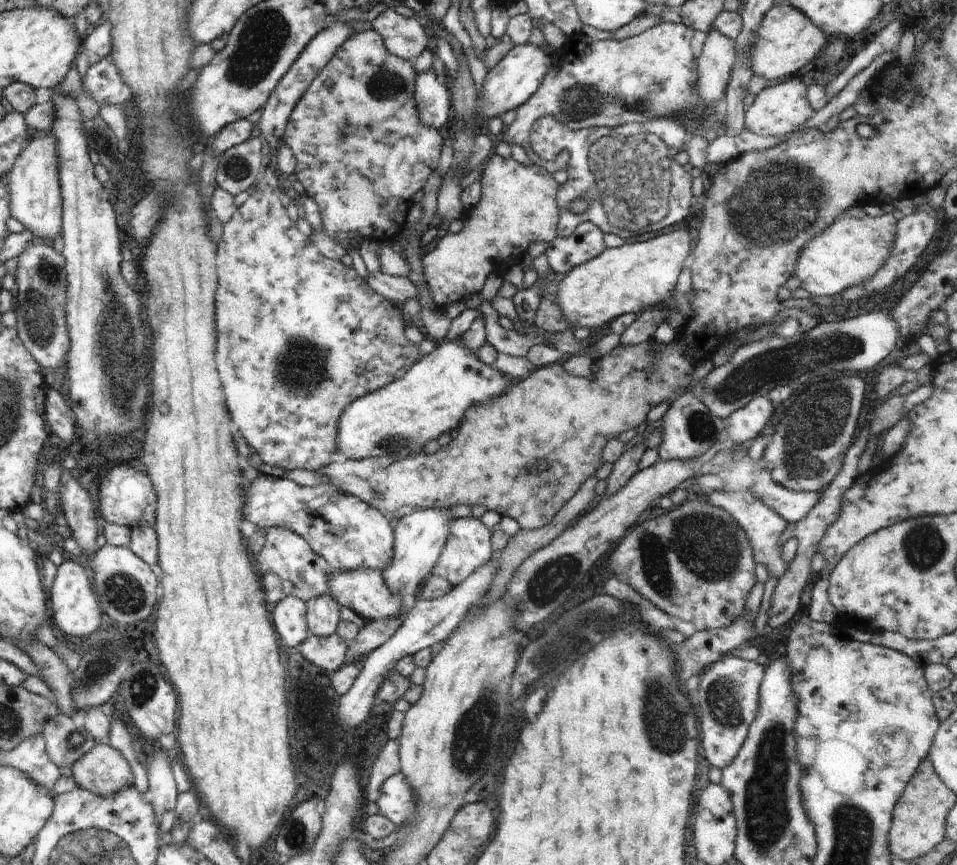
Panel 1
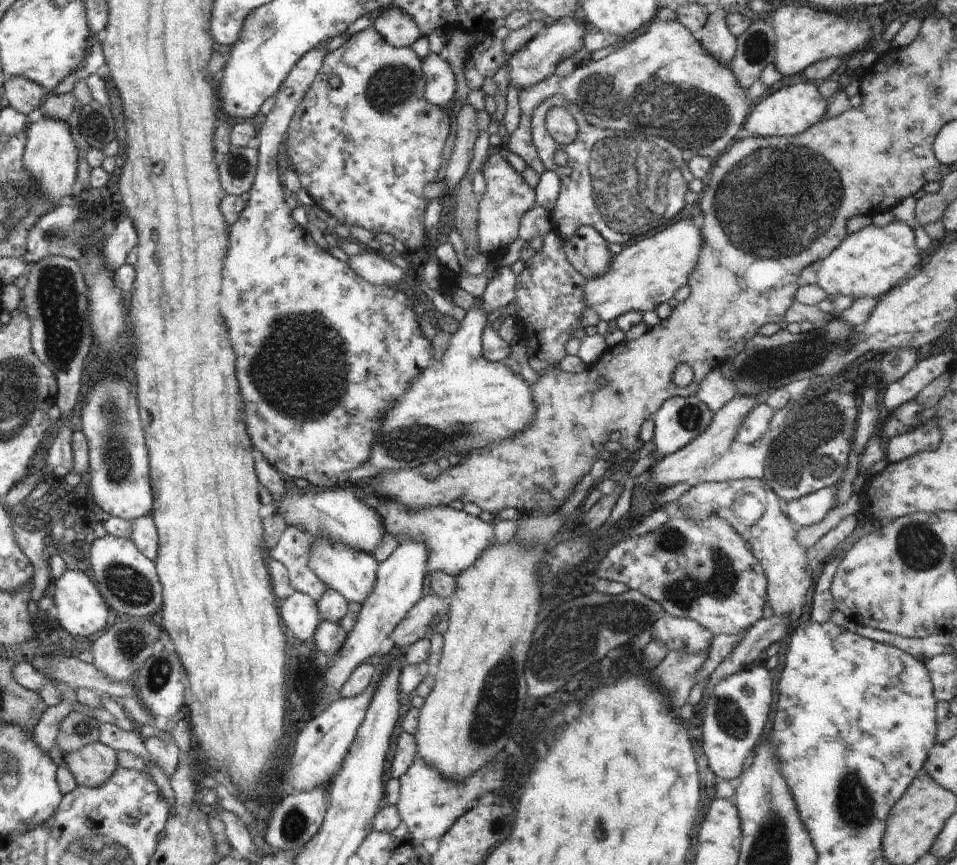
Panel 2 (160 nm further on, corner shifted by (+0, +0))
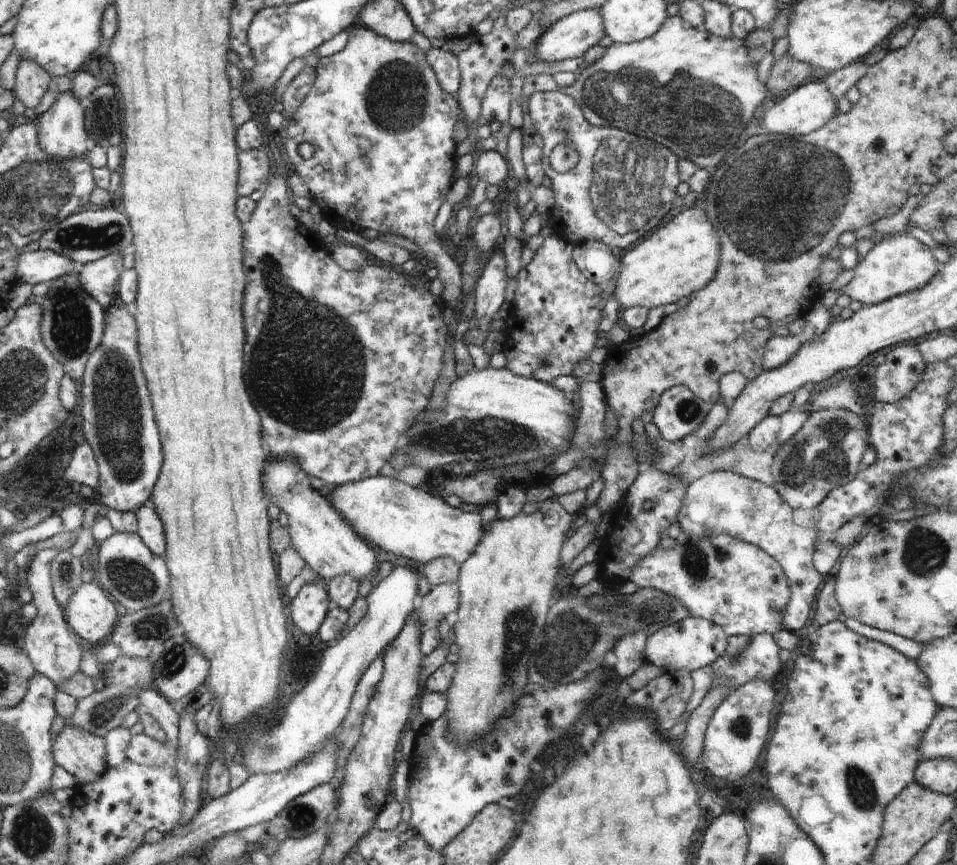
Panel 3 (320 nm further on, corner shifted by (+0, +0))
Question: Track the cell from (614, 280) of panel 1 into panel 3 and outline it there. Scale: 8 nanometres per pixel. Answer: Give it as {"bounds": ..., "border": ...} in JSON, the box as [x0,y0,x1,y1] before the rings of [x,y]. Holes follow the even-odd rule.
{"bounds":[610,206,720,310],"border":[[[688,206],[650,238],[625,251],[619,258],[623,265],[618,281],[610,293],[615,293],[620,310],[672,304],[708,286],[716,276],[720,247],[719,234],[704,208]]]}

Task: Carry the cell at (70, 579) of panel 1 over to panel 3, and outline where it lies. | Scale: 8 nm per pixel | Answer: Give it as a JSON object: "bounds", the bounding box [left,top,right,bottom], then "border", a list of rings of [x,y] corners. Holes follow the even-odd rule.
{"bounds":[65,581,119,645],"border":[[[95,581],[82,583],[65,611],[71,630],[93,645],[102,642],[114,630],[119,618],[114,602]]]}

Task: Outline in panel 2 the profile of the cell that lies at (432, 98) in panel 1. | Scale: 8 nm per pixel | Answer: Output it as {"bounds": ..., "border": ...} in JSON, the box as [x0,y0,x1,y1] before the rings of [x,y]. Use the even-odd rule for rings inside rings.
{"bounds":[421,52,456,109],"border":[[[431,52],[421,61],[421,69],[426,81],[424,96],[434,106],[446,109],[446,104],[454,99],[456,92],[454,71],[441,54]]]}

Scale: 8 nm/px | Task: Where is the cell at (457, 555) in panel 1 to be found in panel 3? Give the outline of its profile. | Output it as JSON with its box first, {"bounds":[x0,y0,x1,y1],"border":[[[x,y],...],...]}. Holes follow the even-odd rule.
{"bounds":[324,473,485,565],"border":[[[383,473],[330,487],[324,494],[342,520],[376,550],[422,564],[449,556],[460,565],[474,552],[485,533],[480,512],[467,513],[452,507],[440,496]]]}

